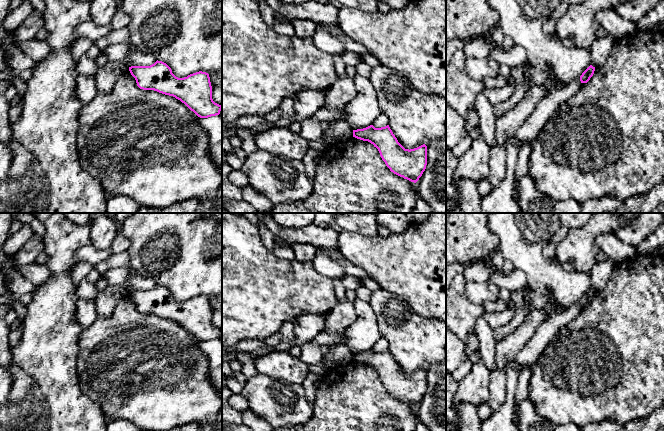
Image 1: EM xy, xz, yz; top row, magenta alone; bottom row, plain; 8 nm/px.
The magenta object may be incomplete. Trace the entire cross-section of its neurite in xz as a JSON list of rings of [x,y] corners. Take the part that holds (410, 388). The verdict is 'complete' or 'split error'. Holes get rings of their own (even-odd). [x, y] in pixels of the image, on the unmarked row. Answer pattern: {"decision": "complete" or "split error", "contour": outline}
{"decision": "complete", "contour": [[[370,349],[353,354],[353,361],[373,368],[390,395],[404,403],[416,407],[426,393],[427,370],[423,368],[414,373],[405,373],[389,349],[381,352]]]}

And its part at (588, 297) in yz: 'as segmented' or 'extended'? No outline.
as segmented

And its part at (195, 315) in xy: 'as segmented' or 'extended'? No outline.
as segmented

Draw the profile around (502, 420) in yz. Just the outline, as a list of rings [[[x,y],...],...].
[[[580,302],[570,307],[555,308],[545,320],[537,327],[533,337],[525,344],[525,346],[518,352],[514,361],[519,364],[519,368],[507,366],[506,370],[506,400],[505,403],[497,412],[493,412],[491,416],[481,422],[481,431],[519,431],[518,426],[513,422],[513,415],[515,413],[515,392],[519,381],[520,372],[527,366],[533,366],[542,351],[547,347],[552,338],[559,332],[559,330],[567,325],[573,317],[582,309]]]

